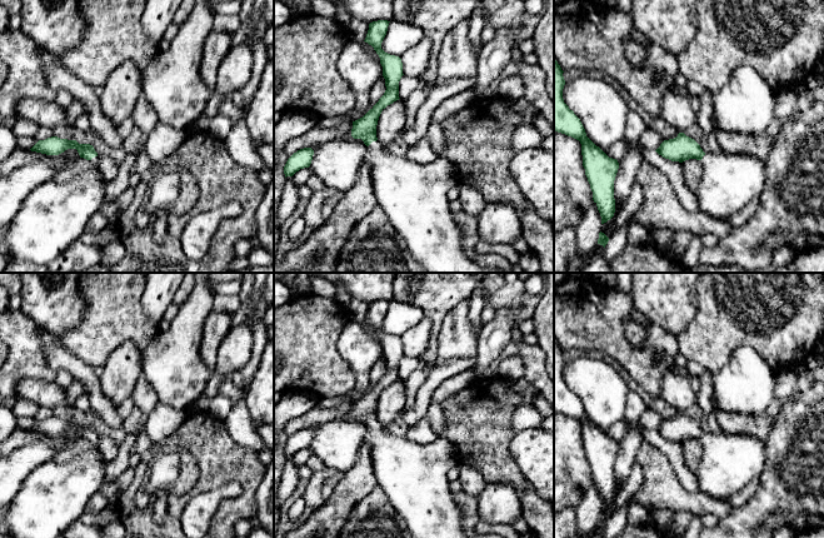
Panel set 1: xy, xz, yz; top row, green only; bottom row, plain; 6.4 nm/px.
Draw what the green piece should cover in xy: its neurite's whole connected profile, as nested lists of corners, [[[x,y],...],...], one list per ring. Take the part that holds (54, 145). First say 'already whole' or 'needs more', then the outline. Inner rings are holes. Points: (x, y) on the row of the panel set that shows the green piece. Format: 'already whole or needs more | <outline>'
needs more | [[[51,136],[39,140],[30,150],[59,155],[68,149],[76,149],[80,158],[91,163],[91,168],[68,181],[46,181],[26,196],[20,210],[6,226],[6,251],[11,255],[11,261],[29,261],[39,266],[48,266],[80,239],[89,219],[99,211],[105,201],[105,181],[99,171],[99,156],[93,145]]]

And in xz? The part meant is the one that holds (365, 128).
needs more | [[[388,20],[370,23],[364,40],[374,48],[380,58],[386,90],[363,118],[353,121],[351,129],[351,136],[361,139],[368,146],[364,163],[371,168],[376,200],[394,229],[406,241],[413,258],[428,273],[504,273],[496,268],[483,266],[466,255],[468,248],[463,244],[464,233],[454,220],[448,199],[448,191],[459,184],[459,174],[454,164],[441,156],[429,164],[418,164],[404,156],[386,153],[378,141],[379,116],[388,105],[400,99],[399,81],[404,75],[401,59],[381,49],[389,23]]]

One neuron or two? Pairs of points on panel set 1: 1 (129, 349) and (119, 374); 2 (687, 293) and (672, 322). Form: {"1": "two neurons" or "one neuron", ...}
{"1": "one neuron", "2": "one neuron"}

